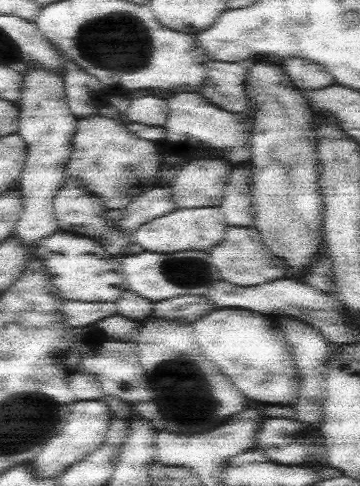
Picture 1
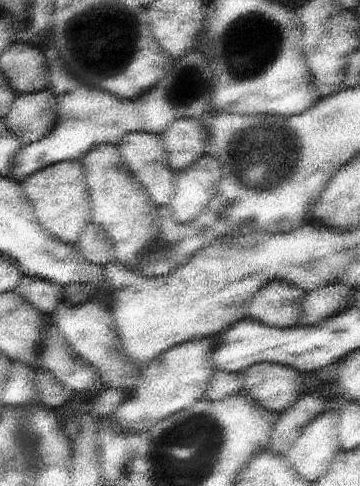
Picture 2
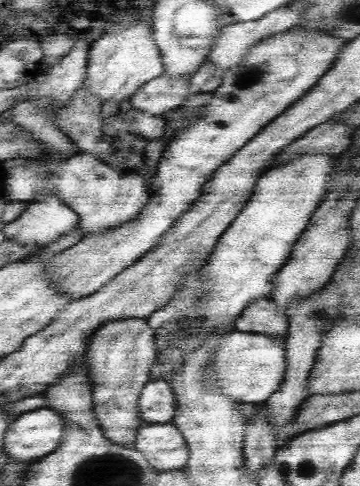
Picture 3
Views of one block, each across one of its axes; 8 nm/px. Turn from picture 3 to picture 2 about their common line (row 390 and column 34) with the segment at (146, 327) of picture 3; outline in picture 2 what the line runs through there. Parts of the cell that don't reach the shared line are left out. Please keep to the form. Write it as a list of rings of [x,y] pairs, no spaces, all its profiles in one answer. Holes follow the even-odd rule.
[[[45,88],[31,94],[19,94],[13,108],[5,116],[7,128],[21,138],[25,146],[35,144],[49,136],[59,122],[59,106],[55,94]]]

